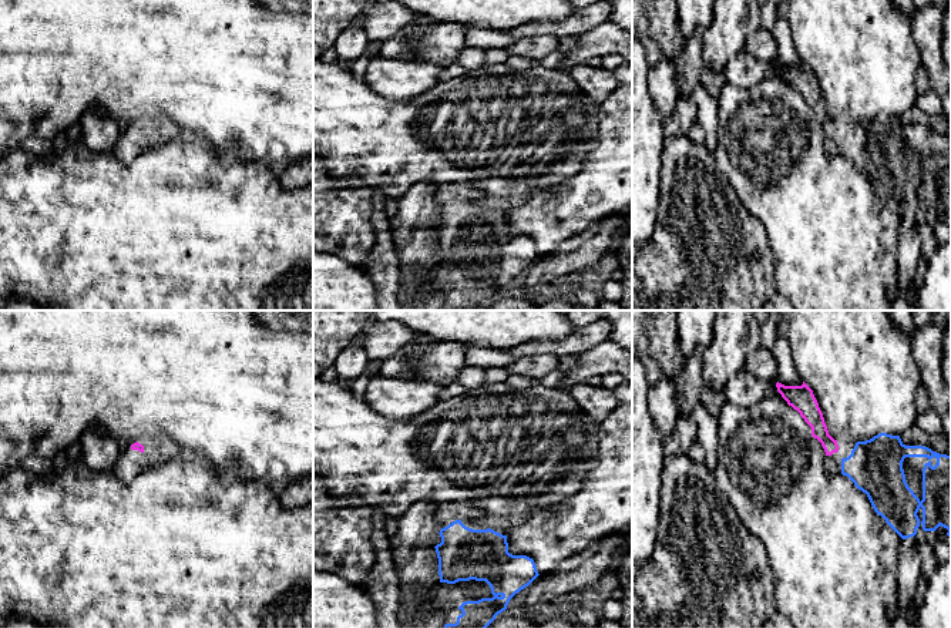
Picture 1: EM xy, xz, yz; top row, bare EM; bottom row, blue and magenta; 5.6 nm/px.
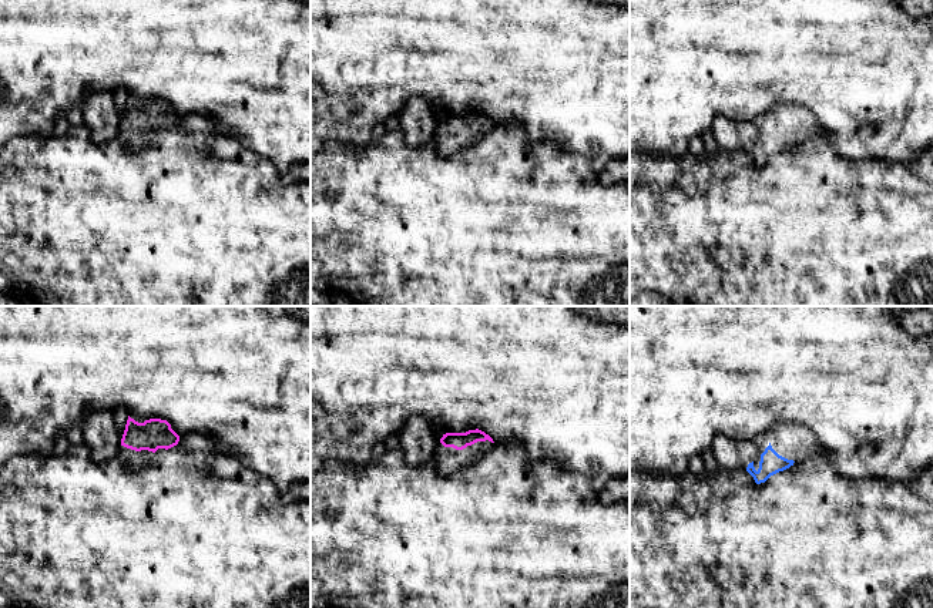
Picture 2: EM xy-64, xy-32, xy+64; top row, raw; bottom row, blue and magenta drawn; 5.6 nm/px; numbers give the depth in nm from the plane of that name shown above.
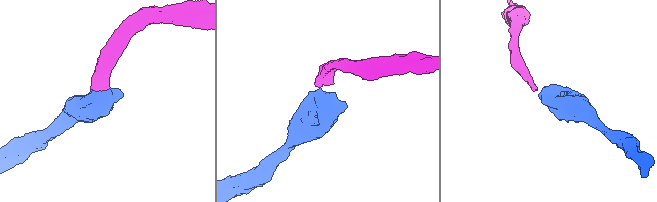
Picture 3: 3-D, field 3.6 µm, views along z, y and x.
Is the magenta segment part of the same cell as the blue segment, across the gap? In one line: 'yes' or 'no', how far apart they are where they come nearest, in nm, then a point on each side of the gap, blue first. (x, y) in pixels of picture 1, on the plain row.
yes; 50 nm apart; from blue across yz (842, 140), (836, 133)

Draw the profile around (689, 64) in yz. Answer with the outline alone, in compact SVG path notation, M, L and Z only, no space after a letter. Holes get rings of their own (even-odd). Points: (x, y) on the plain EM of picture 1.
M695 31L686 38L682 53L672 61L681 90L673 114L665 121L665 137L685 137L696 122L698 107L692 100L693 88L700 83L703 67L703 37Z

